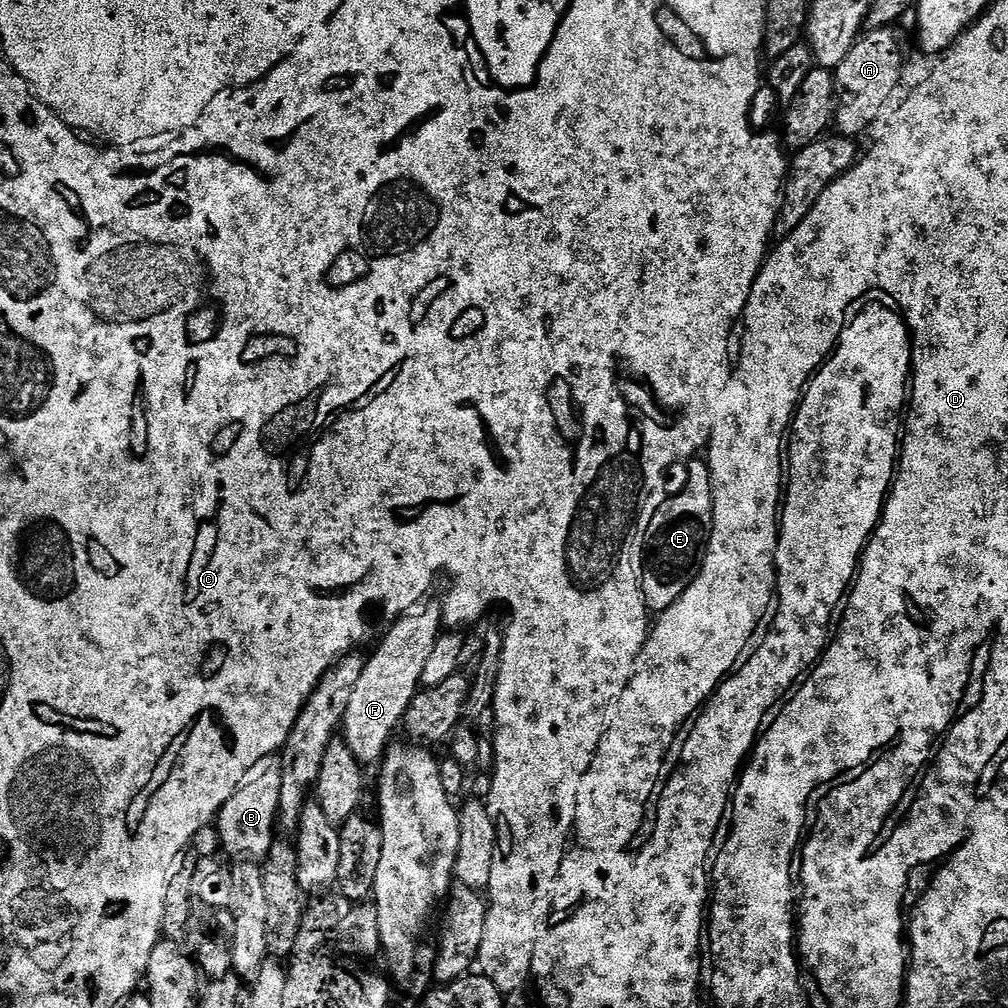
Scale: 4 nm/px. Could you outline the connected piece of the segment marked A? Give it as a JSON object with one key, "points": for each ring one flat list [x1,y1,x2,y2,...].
{"points":[[895,27,865,31,850,54,842,58,842,62,835,68,838,103,834,124,839,135,860,138,891,102,904,76,904,48,900,45,900,36,896,31]]}

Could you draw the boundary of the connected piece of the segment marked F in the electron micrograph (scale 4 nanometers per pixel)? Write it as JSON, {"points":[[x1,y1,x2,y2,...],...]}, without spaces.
{"points":[[423,608,405,614,393,623,396,625,385,634,376,653,365,659,361,678,354,686,344,716,342,739,350,746,354,758,358,758,365,766,383,761,384,753,393,743,392,735,396,728,398,732,410,702,421,687,422,669,434,650,436,640,442,635,441,609]]}

